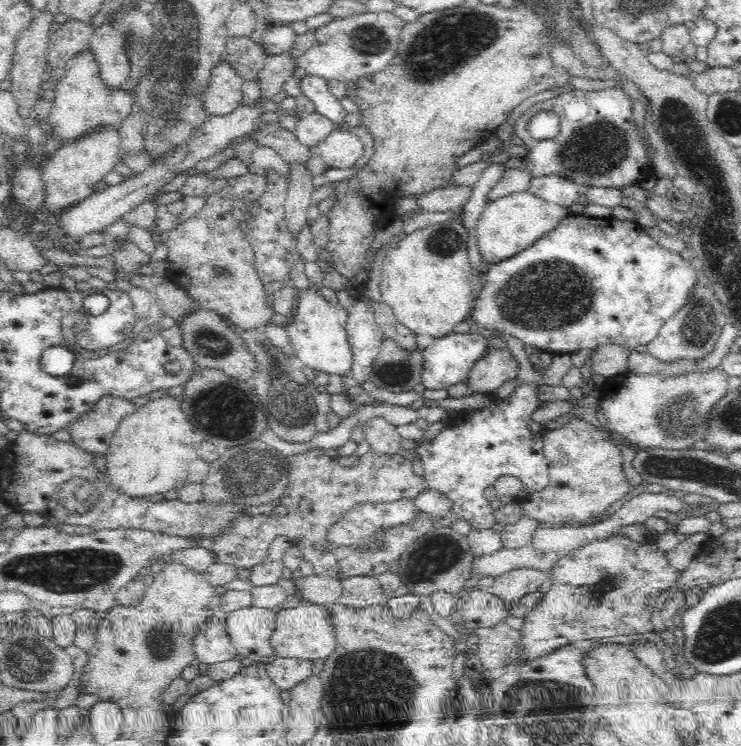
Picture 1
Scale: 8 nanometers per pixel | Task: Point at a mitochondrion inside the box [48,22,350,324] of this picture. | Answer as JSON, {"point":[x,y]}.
{"point":[149,59]}

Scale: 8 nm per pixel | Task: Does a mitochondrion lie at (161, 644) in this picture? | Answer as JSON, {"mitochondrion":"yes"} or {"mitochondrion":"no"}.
{"mitochondrion":"yes"}

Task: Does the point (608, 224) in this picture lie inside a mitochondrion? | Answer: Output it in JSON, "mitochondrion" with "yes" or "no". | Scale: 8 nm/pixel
{"mitochondrion":"no"}

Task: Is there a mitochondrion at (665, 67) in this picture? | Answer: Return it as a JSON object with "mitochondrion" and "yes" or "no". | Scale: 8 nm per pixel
{"mitochondrion":"no"}

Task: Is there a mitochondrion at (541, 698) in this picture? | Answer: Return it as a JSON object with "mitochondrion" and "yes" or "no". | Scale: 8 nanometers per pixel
{"mitochondrion":"yes"}

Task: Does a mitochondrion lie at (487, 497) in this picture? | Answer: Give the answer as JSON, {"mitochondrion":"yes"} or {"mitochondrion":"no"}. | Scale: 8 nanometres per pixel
{"mitochondrion":"no"}

